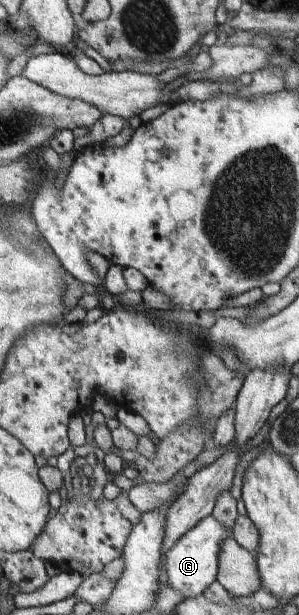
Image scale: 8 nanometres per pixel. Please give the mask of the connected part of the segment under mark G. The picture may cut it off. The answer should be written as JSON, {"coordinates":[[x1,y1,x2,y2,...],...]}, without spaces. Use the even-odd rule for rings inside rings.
{"coordinates":[[213,514,190,528,166,552,164,569,166,584,177,590,185,599,203,595,206,588,217,578,218,556,221,555,222,540,232,536,232,530,224,527]]}

